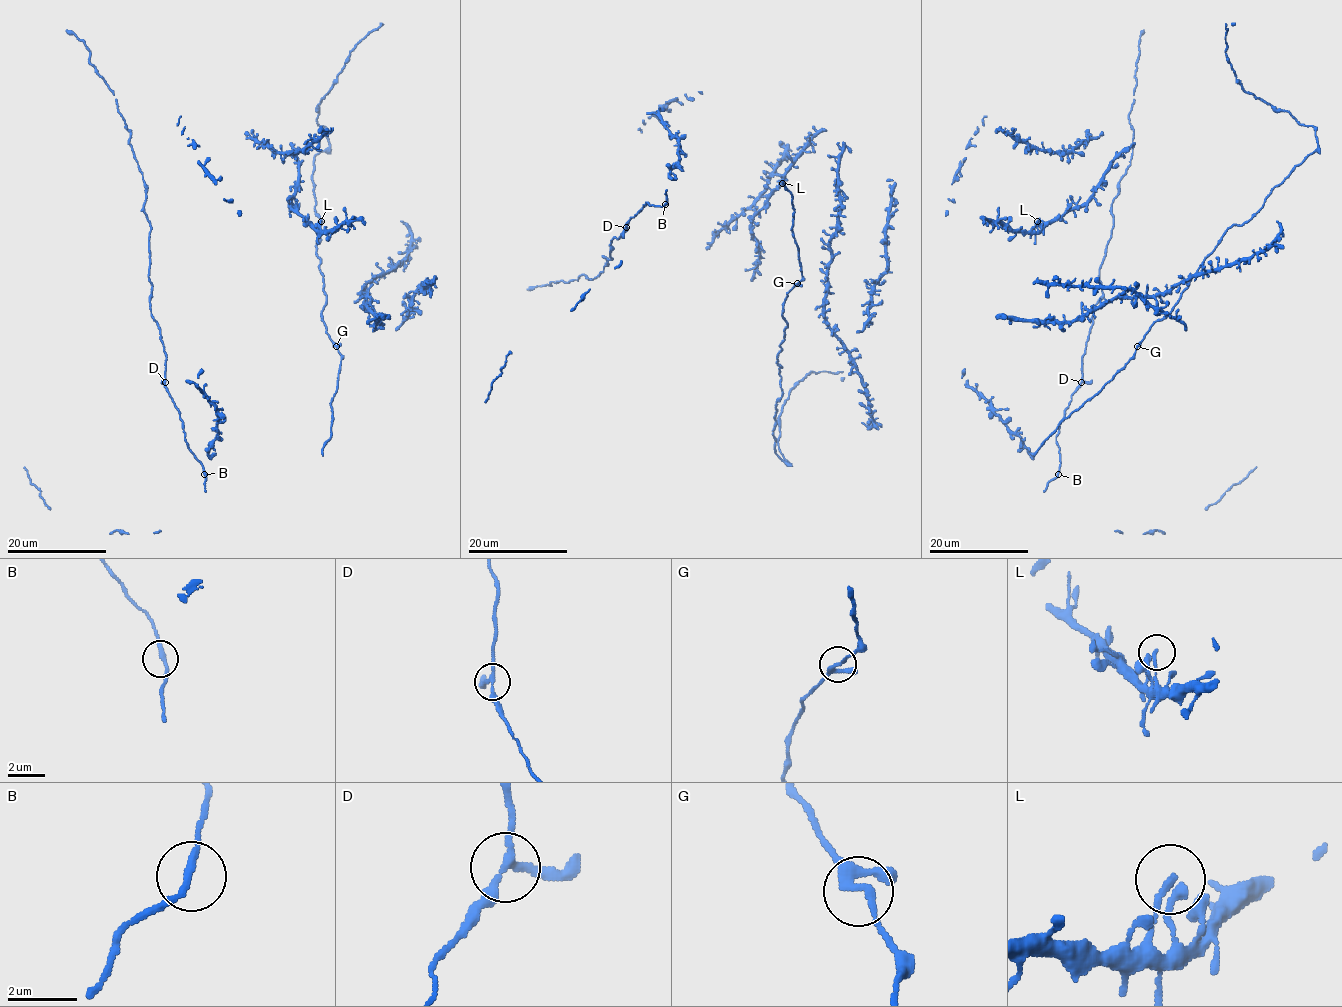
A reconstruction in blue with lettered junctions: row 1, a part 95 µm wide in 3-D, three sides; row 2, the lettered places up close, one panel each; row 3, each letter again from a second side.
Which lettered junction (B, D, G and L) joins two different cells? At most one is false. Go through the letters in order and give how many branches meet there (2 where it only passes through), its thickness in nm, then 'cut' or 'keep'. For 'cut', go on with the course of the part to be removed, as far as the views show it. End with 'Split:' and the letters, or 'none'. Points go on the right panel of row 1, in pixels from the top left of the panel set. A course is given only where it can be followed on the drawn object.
B: branches 2; calibre 200 nm; keep
D: branches 3; calibre 200 nm; keep
G: branches 3; calibre 240 nm; keep
L: branches 2; calibre 220 nm; keep
Split: none

